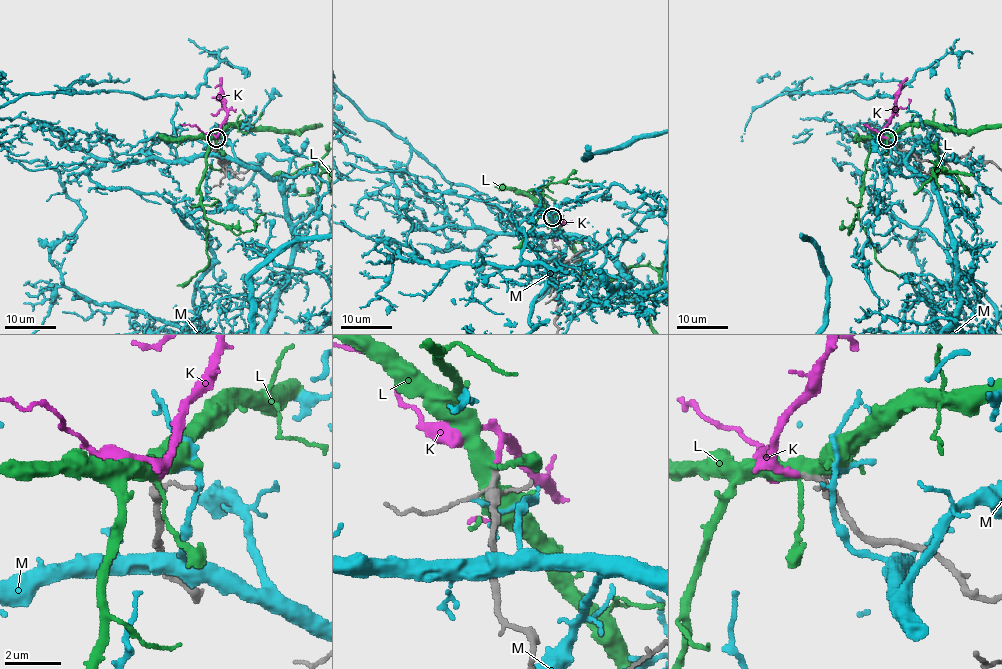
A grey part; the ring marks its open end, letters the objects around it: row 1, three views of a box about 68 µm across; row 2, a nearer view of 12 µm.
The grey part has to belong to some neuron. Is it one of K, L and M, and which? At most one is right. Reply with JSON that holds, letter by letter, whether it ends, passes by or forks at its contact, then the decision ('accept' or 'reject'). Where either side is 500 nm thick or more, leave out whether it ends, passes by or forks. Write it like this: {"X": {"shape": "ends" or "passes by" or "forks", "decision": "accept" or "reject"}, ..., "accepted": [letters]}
{"K": {"shape": "ends", "decision": "accept"}, "L": {"shape": "forks", "decision": "reject"}, "M": {"shape": "ends", "decision": "reject"}, "accepted": ["K"]}

